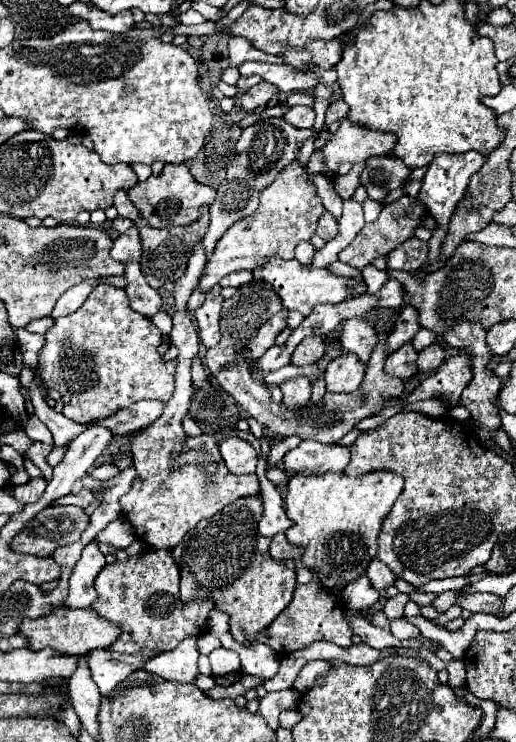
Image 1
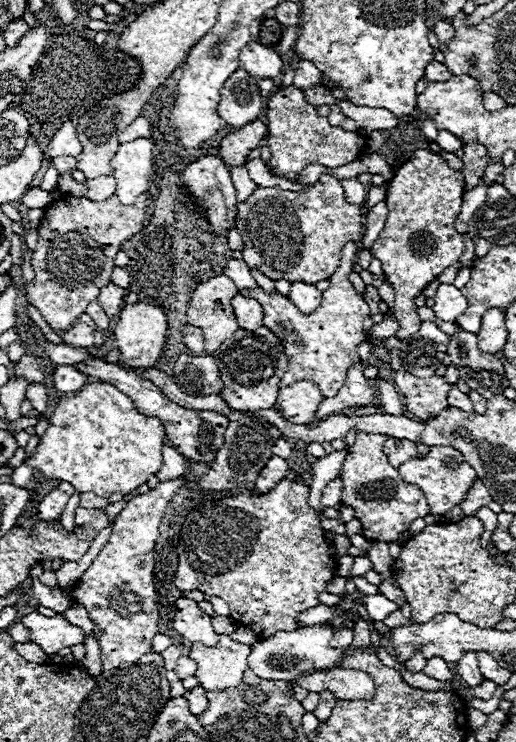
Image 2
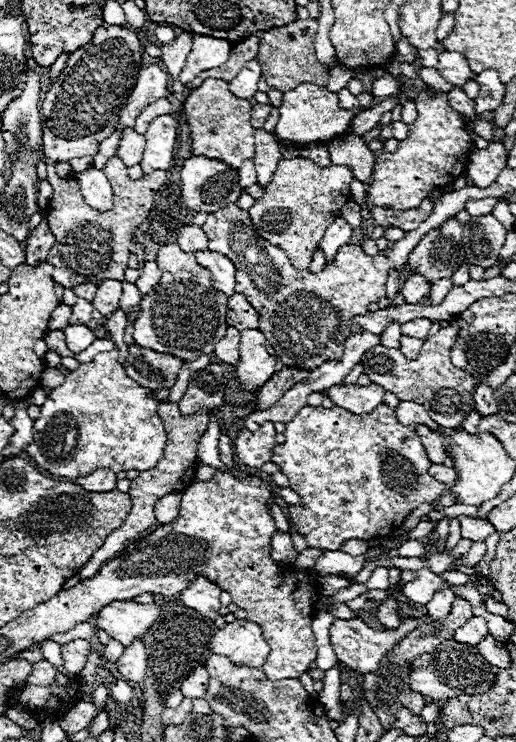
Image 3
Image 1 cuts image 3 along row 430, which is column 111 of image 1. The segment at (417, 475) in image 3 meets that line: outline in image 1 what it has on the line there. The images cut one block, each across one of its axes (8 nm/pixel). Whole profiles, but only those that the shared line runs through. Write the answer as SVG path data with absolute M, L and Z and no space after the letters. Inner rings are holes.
M98 284L74 314L56 318L52 328L48 328L36 372L46 388L60 392L66 418L90 424L140 400L170 400L176 360L166 362L158 354L160 342L162 332L150 318L130 308L122 288ZM96 344L104 346L96 352Z

